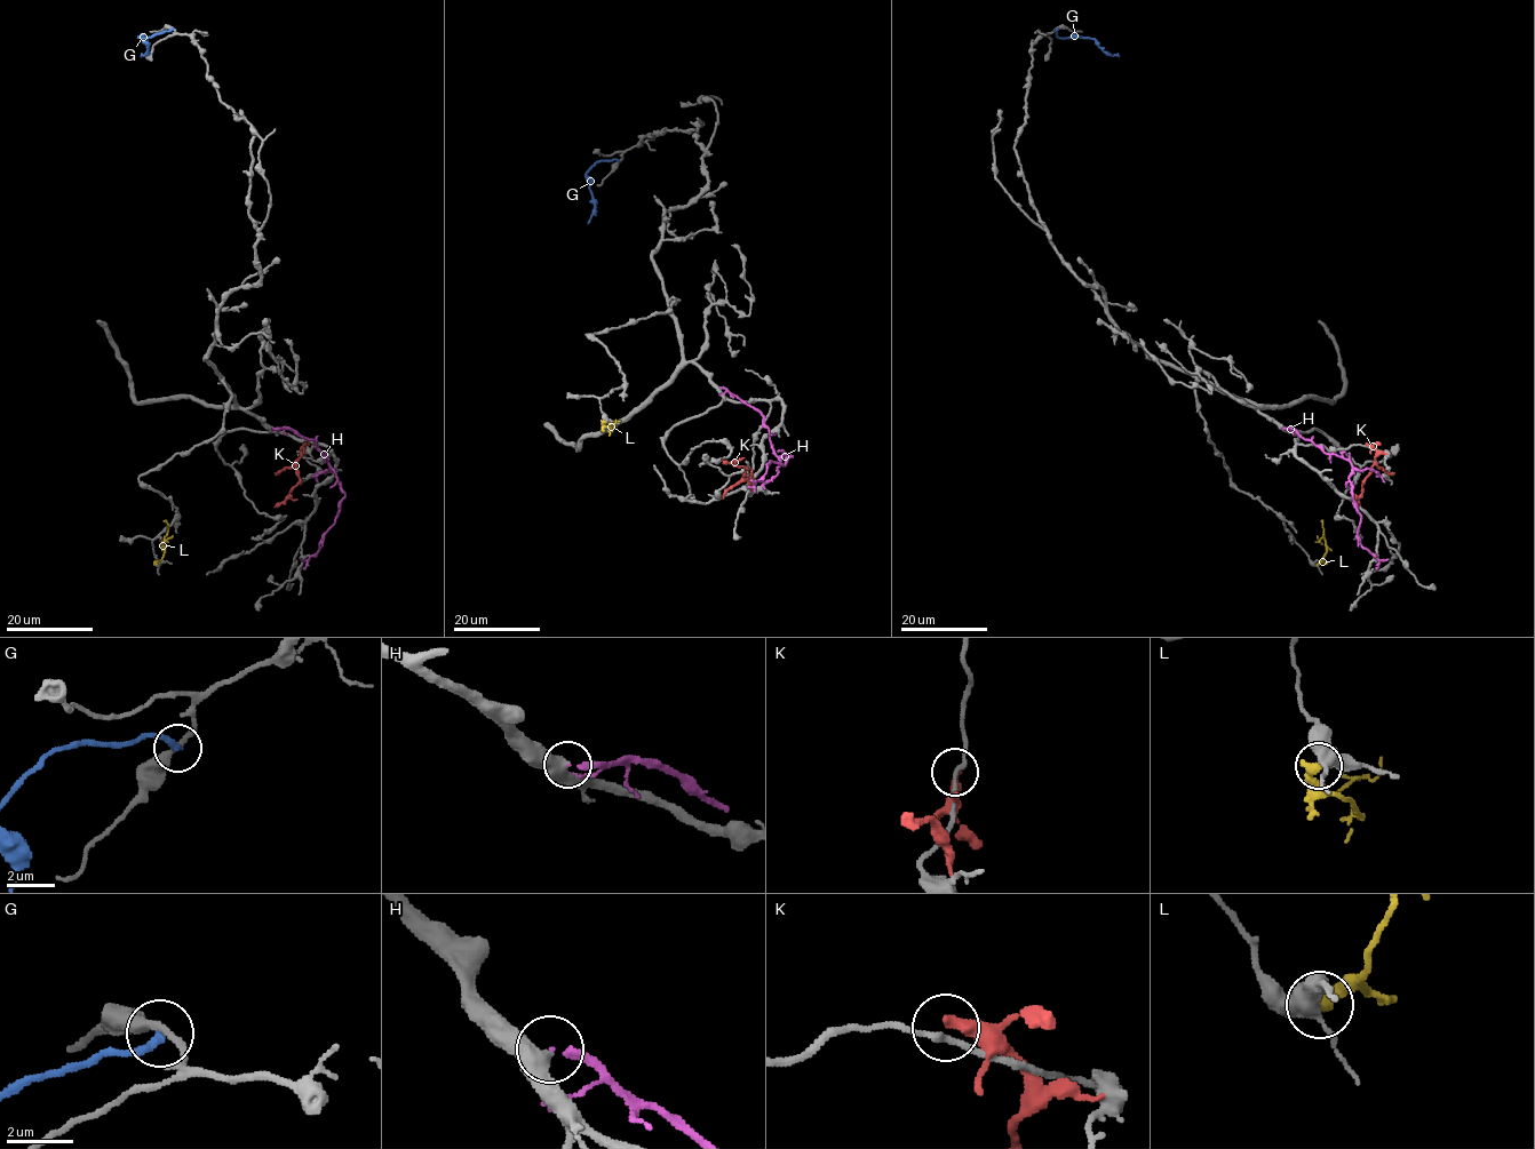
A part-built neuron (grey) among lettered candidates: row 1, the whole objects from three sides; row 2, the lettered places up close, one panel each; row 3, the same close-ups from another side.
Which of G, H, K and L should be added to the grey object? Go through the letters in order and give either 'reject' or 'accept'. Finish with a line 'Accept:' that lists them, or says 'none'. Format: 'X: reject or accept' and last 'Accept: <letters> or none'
G: reject
H: reject
K: reject
L: reject
Accept: none

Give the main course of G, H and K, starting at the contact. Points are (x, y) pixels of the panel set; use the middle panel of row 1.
G: (620, 161), (601, 160), (586, 174), (595, 209), (588, 223)
H: (721, 387), (763, 416), (778, 456), (785, 453), (792, 456), (784, 465), (770, 462), (756, 483), (749, 480)
K: (750, 470), (748, 480), (745, 479), (746, 468), (722, 459)

